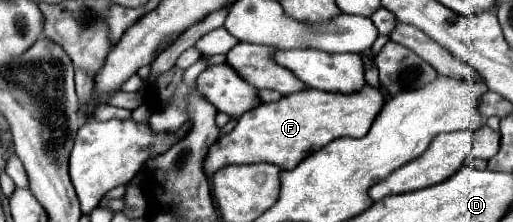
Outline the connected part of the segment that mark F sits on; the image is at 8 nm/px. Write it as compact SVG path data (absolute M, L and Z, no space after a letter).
M364 87L358 95L328 95L324 91L308 89L282 97L276 103L260 103L256 109L244 113L236 127L220 135L210 147L204 161L204 173L210 177L224 165L240 163L272 163L280 169L294 169L306 155L328 145L336 137L362 137L368 133L372 119L380 113L386 97L382 89Z

